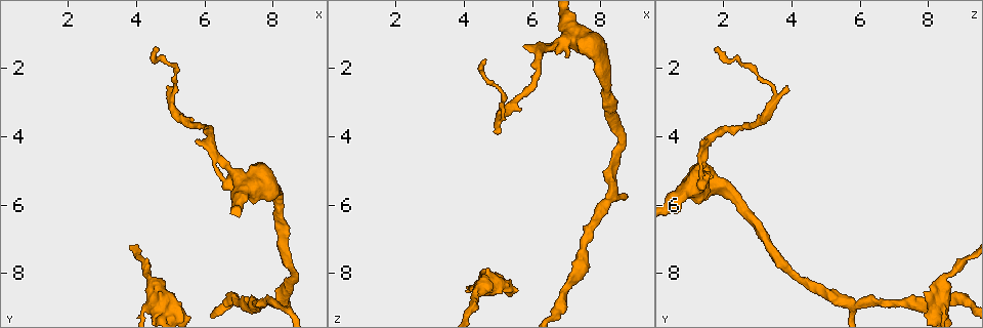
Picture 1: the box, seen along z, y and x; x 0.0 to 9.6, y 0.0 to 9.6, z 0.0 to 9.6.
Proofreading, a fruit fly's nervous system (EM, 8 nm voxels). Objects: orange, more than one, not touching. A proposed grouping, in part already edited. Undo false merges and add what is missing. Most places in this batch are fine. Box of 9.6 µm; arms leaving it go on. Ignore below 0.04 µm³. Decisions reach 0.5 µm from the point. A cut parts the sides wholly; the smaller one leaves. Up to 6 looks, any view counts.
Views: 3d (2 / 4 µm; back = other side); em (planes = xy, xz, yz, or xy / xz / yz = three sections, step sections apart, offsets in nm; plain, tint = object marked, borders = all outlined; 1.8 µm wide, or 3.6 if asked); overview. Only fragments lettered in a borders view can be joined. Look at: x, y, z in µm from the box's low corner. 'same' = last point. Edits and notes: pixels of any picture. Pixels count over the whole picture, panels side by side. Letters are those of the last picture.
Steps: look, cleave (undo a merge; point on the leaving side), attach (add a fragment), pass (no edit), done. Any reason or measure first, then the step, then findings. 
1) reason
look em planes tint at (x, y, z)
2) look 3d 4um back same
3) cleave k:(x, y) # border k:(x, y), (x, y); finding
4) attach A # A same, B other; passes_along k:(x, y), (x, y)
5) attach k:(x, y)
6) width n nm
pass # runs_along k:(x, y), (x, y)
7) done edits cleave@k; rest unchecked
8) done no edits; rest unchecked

sudden change in width
look 3d 2um back at (4.35, 8.05, 8.70)

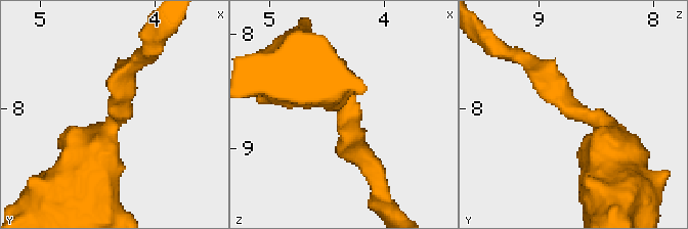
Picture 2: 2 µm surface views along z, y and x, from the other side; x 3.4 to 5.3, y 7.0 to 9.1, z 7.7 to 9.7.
look em xz step 16 tint at (4.30, 7.98, 8.72)

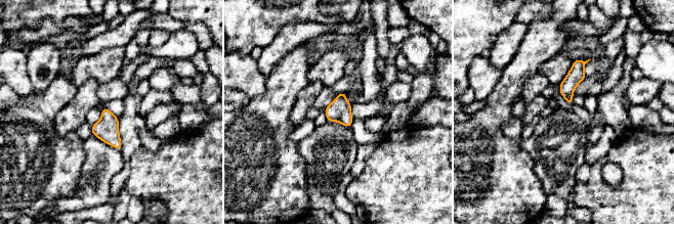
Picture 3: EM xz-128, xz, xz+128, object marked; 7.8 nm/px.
another direction
look em planes borders same

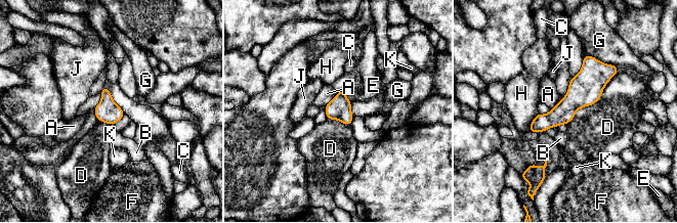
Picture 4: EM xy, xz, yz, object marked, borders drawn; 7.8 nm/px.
pass # A other, B other, C other, D other, E other, F other, G other, H other, J other, K other; runs_along 4:(615, 70), (532, 129); continuous, no second neuron

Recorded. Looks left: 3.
free end
look em 3.6um xz step 4 borders at (4.85, 2.50, 3.90)

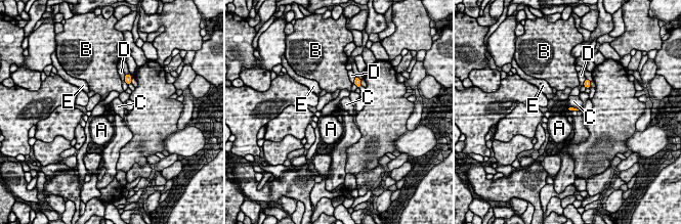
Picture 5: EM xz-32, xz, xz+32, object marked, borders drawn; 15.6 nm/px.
look em 3.6um planes borders same

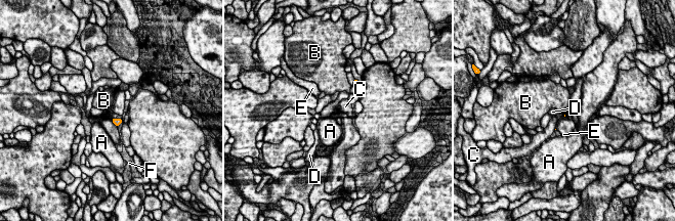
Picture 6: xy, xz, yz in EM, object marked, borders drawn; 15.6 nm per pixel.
pass # A other, B other, C other, D other, E other, F other; no lettered fragment goes on from it

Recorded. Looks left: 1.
done no edits; rest unchecked

